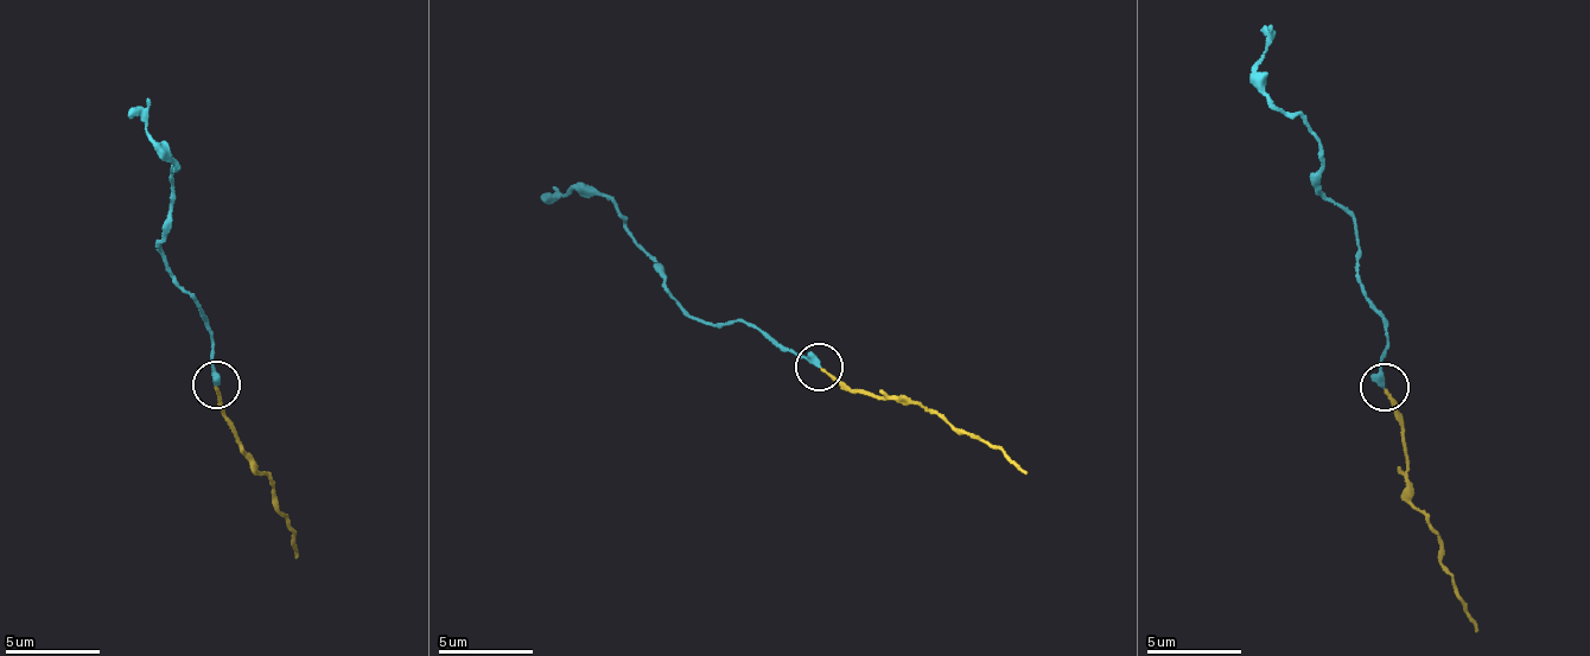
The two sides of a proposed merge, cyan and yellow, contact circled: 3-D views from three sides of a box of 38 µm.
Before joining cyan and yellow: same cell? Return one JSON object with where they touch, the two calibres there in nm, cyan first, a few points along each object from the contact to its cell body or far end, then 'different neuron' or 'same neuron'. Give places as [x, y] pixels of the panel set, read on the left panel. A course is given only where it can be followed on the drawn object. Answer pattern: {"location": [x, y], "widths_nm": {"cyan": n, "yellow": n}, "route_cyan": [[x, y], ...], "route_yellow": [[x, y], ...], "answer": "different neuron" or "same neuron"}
{"location": [216, 384], "widths_nm": {"cyan": 360, "yellow": 160}, "route_cyan": [[214, 383], [208, 317], [165, 253], [161, 236], [172, 159], [146, 134], [148, 96]], "route_yellow": [[214, 387], [235, 444], [273, 488], [294, 556]], "answer": "same neuron"}

